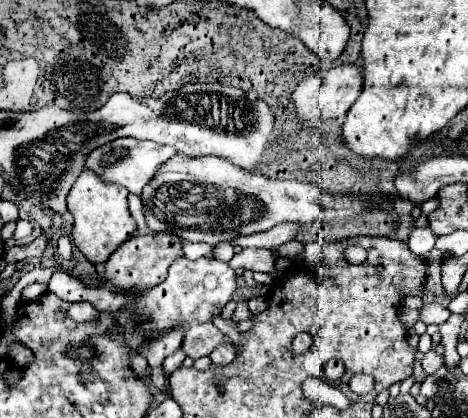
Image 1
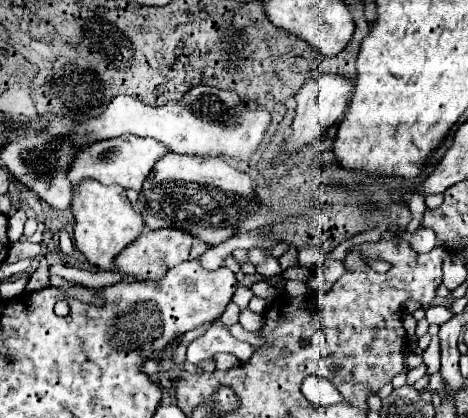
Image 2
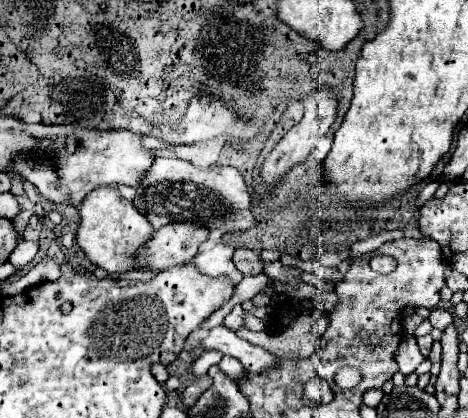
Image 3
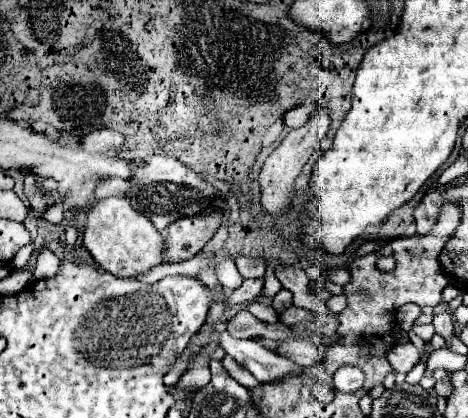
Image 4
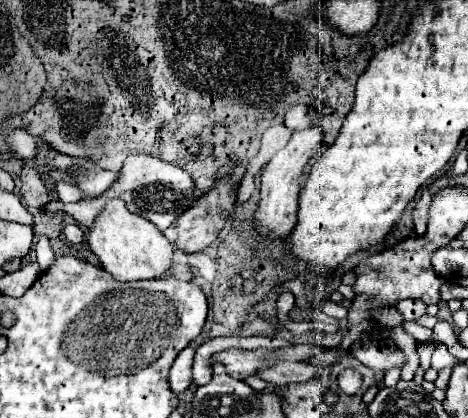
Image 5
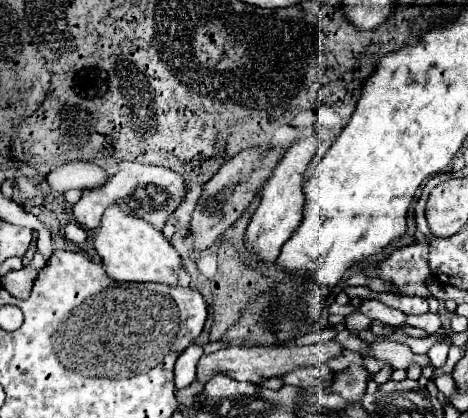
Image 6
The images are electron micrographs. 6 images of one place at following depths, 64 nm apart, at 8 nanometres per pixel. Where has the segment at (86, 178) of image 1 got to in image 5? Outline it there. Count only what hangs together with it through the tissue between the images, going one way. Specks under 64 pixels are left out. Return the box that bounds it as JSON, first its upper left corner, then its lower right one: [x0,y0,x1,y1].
[88,200,174,282]

